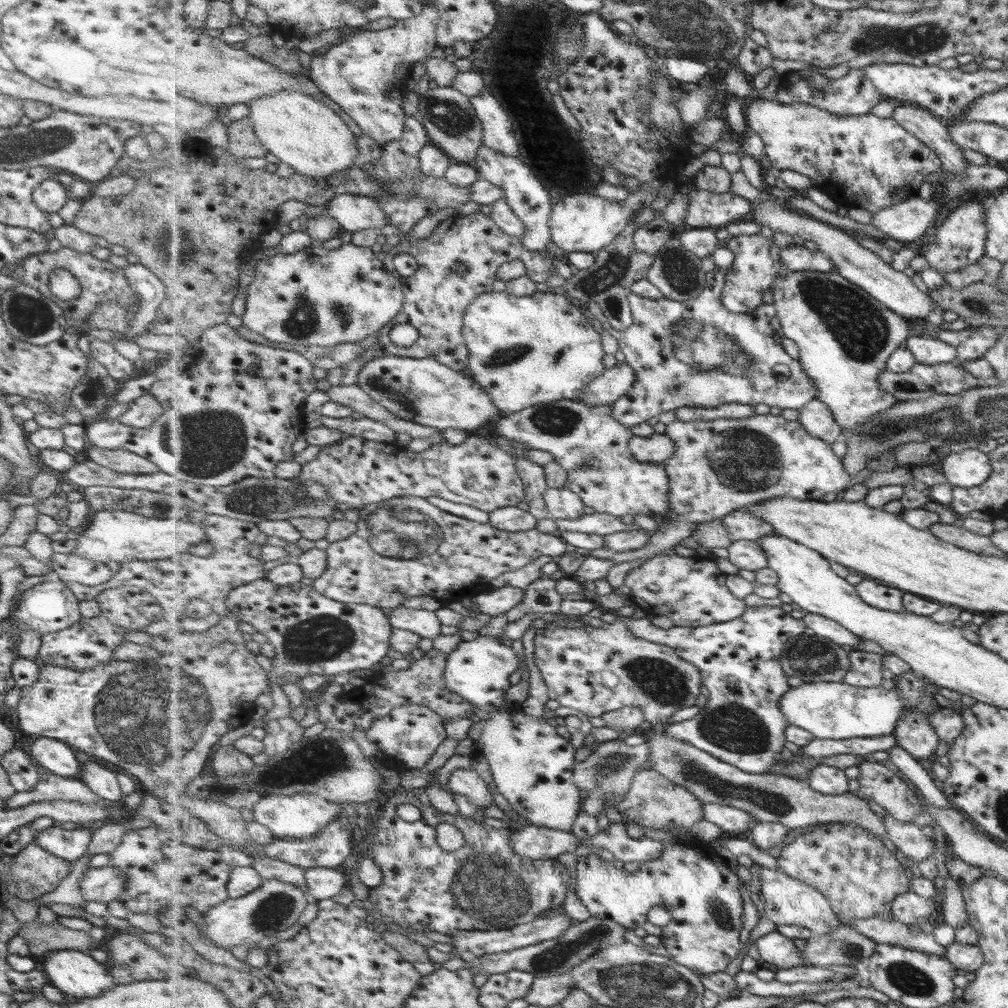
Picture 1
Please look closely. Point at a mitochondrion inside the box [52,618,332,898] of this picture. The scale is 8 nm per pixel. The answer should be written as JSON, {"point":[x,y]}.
{"point":[144,726]}

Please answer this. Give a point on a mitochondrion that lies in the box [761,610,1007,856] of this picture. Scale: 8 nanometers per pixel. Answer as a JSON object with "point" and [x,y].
{"point":[810,656]}

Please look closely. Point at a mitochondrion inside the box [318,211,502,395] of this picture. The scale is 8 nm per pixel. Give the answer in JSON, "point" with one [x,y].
{"point":[341,311]}

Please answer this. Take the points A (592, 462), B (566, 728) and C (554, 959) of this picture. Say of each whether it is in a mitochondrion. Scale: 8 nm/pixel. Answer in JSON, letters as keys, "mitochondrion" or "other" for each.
{"A":"mitochondrion","B":"other","C":"mitochondrion"}

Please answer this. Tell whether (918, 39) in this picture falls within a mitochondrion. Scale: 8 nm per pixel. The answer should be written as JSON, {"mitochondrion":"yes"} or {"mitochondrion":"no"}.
{"mitochondrion":"yes"}

